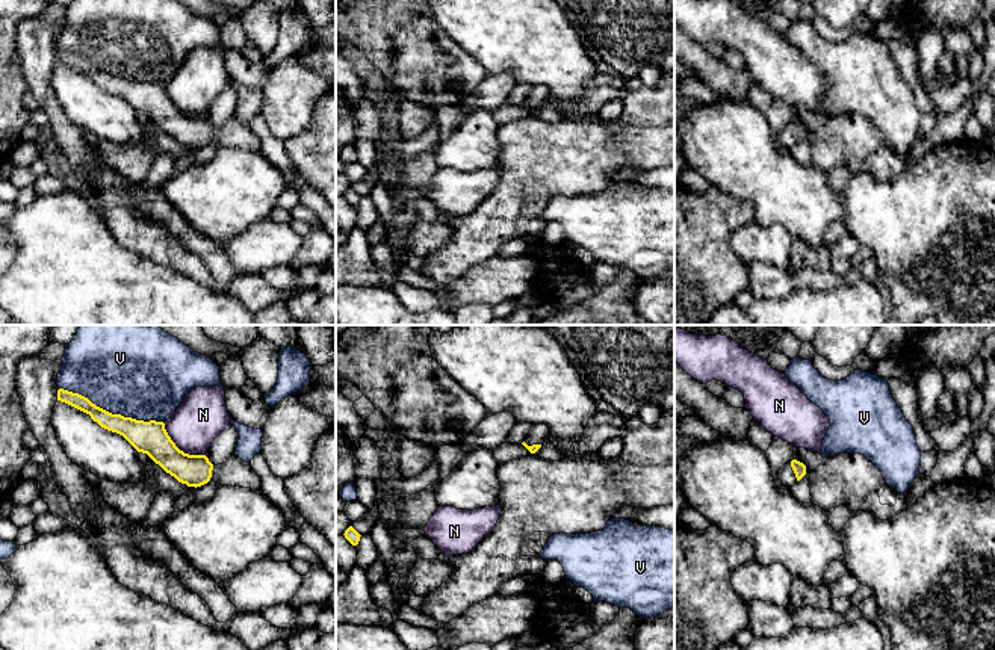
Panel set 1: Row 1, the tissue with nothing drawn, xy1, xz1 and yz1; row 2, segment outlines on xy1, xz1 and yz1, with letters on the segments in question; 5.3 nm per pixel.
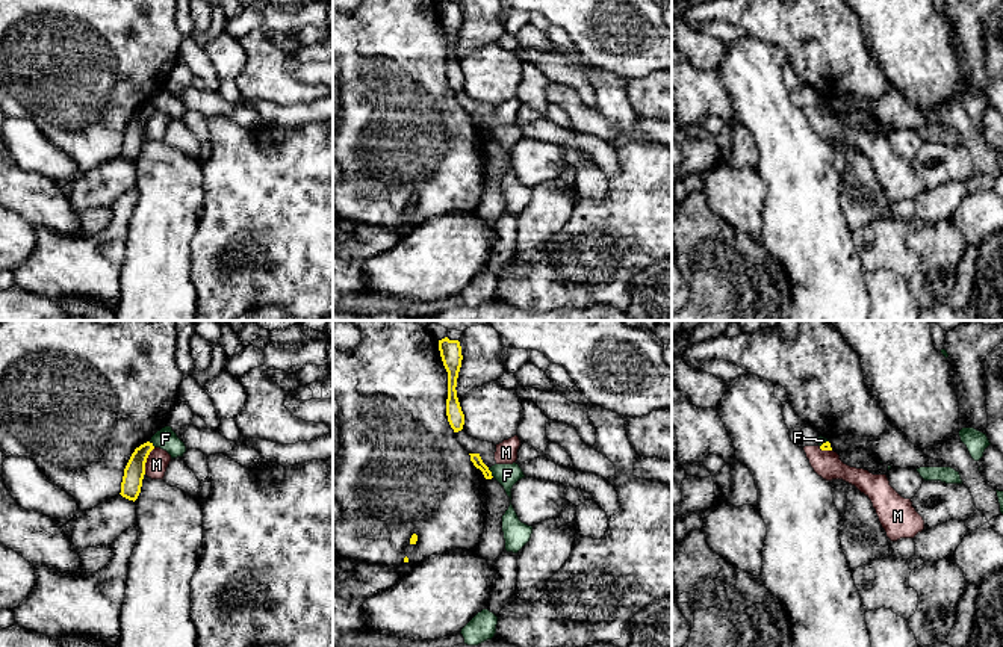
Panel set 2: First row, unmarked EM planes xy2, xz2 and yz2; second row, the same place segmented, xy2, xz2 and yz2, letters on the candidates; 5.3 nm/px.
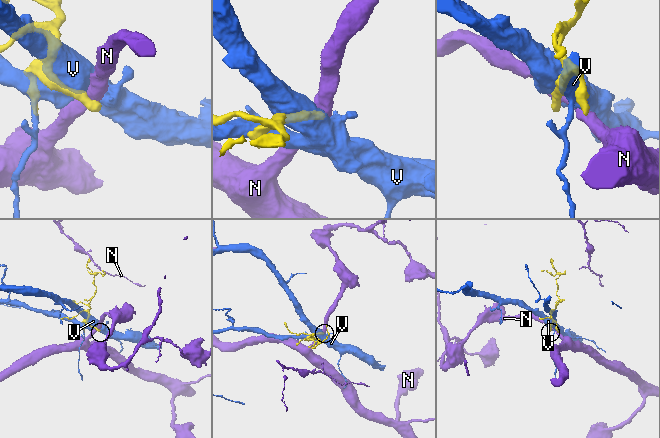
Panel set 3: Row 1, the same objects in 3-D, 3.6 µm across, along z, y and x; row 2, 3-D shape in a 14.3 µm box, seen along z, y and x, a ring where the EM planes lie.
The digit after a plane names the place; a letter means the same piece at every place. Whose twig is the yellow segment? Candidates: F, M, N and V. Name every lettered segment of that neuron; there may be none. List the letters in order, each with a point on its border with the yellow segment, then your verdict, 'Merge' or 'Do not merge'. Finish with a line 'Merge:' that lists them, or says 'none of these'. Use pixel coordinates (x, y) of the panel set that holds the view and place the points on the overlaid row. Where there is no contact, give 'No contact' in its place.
F: Touches yellow at xz2 (490, 472). Do not merge
M: Touches yellow at xy2 (145, 461). Do not merge
N: Touches yellow at xy1 (177, 448). Do not merge
V: Touches yellow at xy1 (111, 413). Do not merge
Merge: none of these

